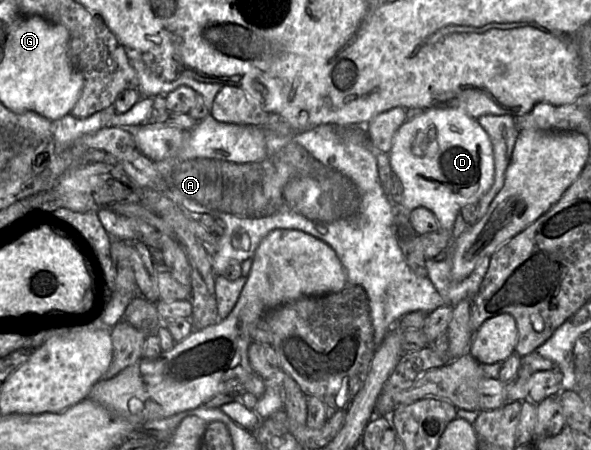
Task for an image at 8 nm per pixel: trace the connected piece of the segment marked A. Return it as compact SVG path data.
M208 115L203 120L198 121L198 124L192 129L184 130L182 146L174 156L156 163L157 170L165 185L165 190L162 192L164 195L181 207L189 217L198 219L197 215L210 214L224 221L226 225L224 234L218 238L217 251L211 257L211 266L217 275L215 280L215 296L219 320L225 319L232 312L247 281L247 277L243 276L235 281L229 281L222 275L224 270L232 262L242 263L249 258L253 258L261 240L275 229L295 229L303 231L322 240L336 252L346 272L347 286L359 285L363 287L370 299L376 349L379 347L390 328L405 315L416 311L430 314L444 304L441 296L430 281L430 278L421 277L414 273L402 255L392 232L392 223L396 210L389 203L379 180L375 152L367 148L366 145L354 143L344 138L344 129L342 129L342 127L348 126L320 125L305 132L292 130L291 133L280 134L263 127L218 122L211 115Z

